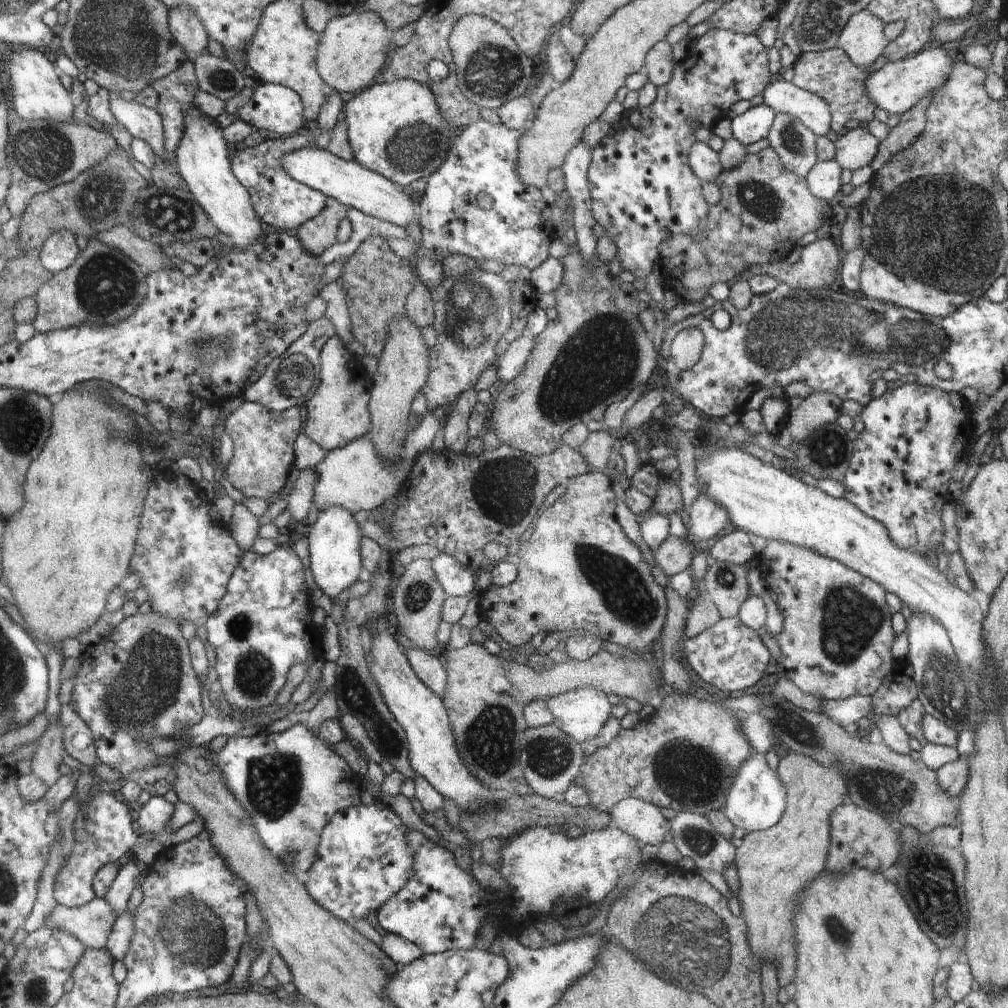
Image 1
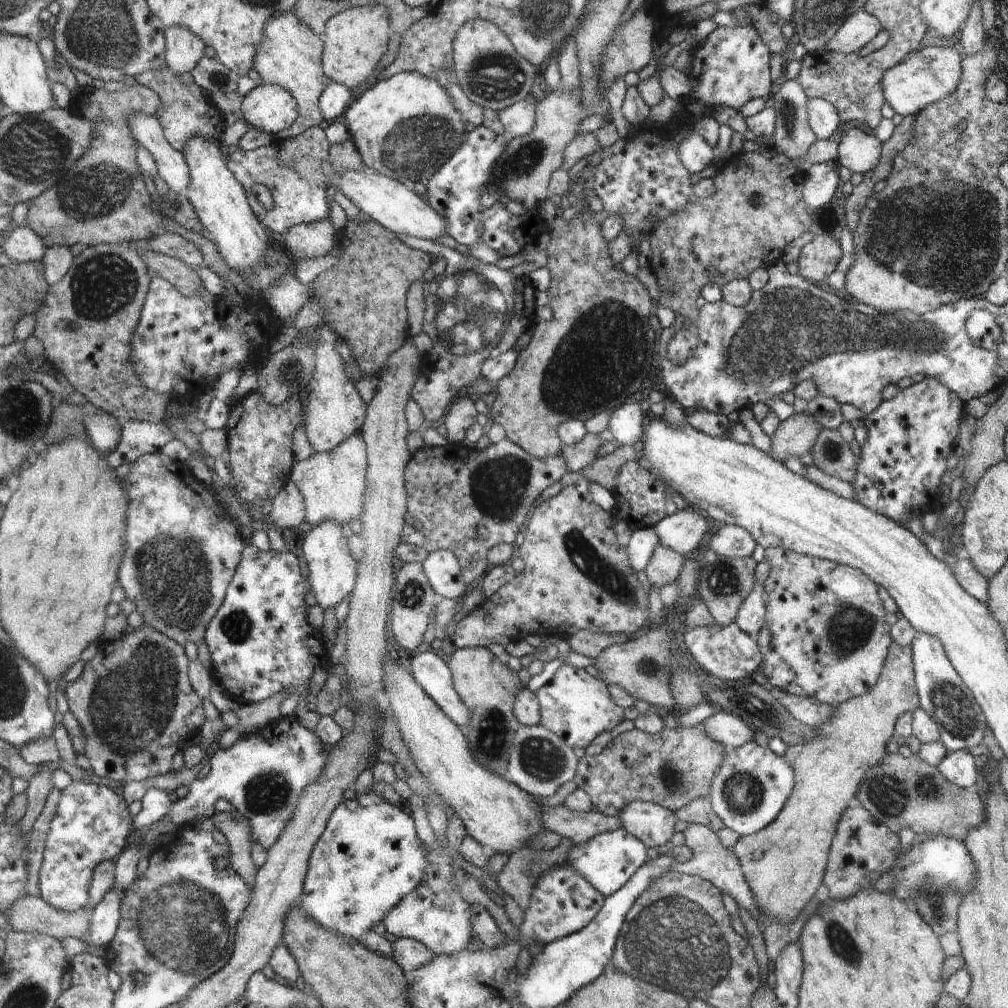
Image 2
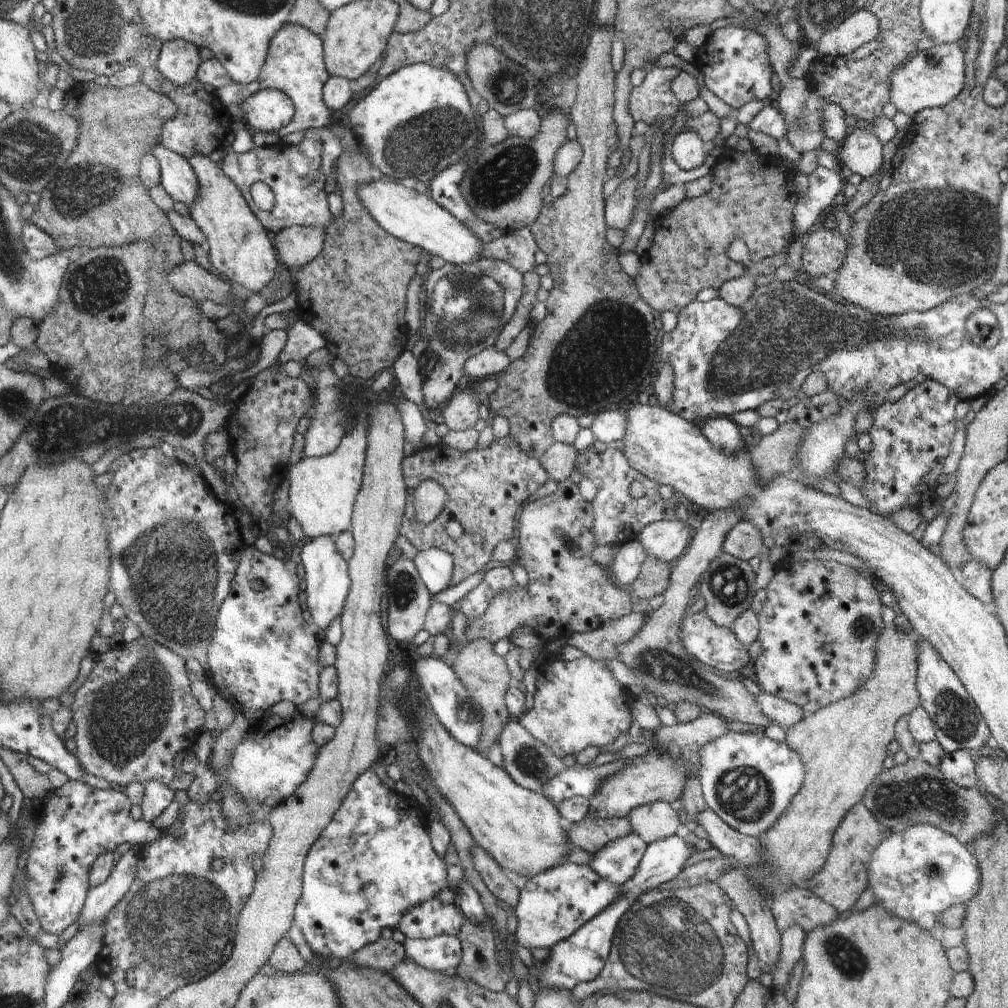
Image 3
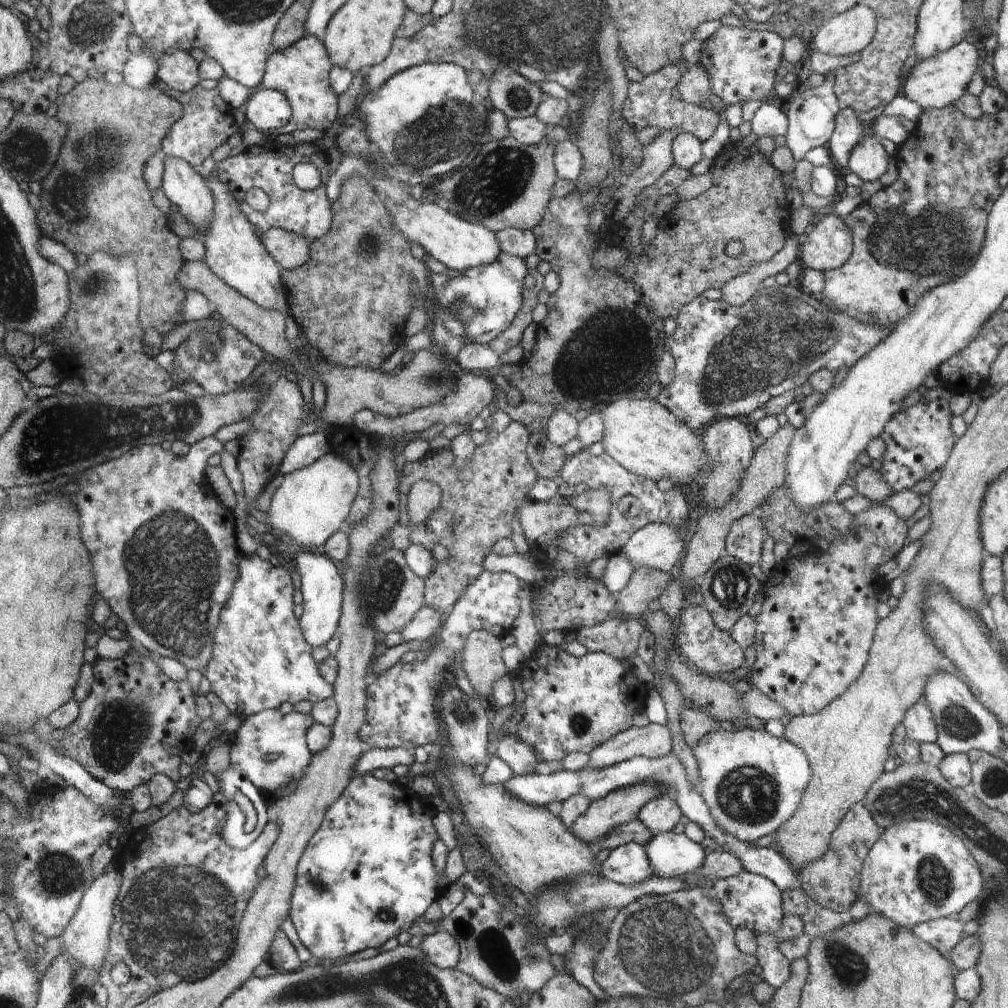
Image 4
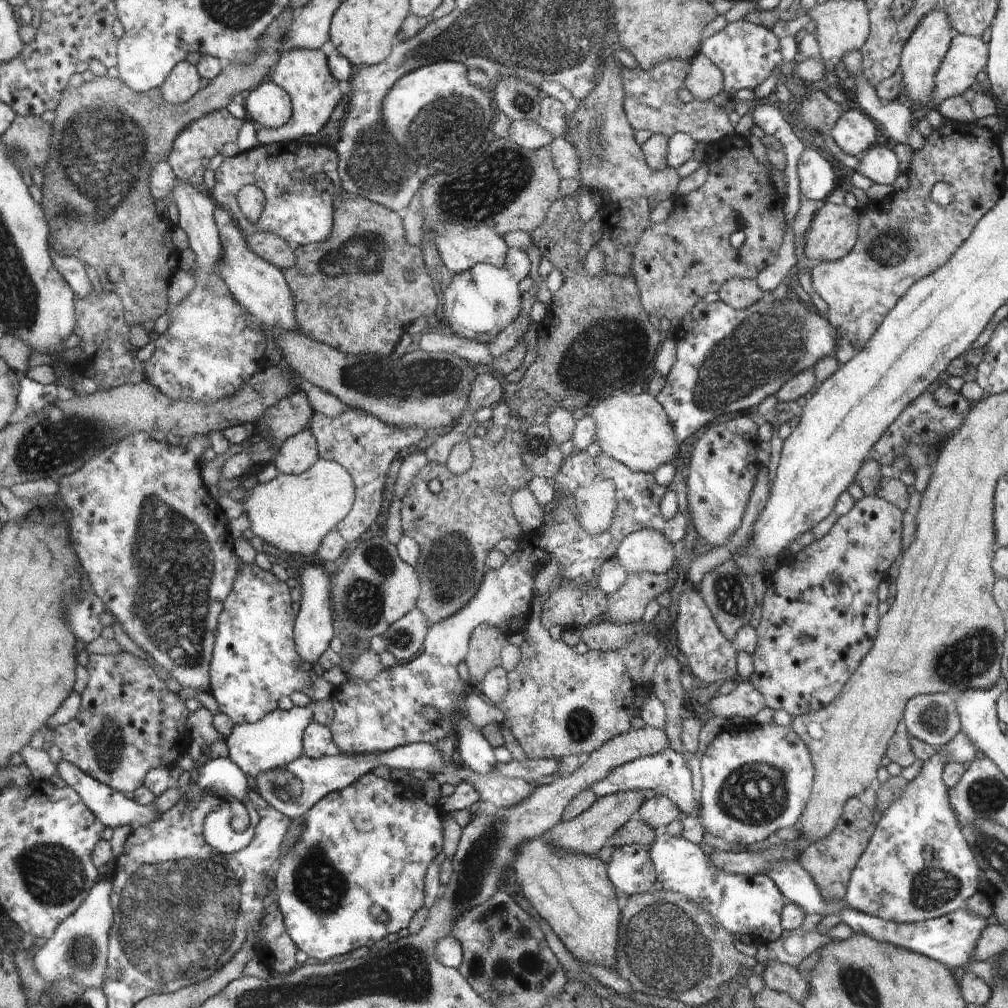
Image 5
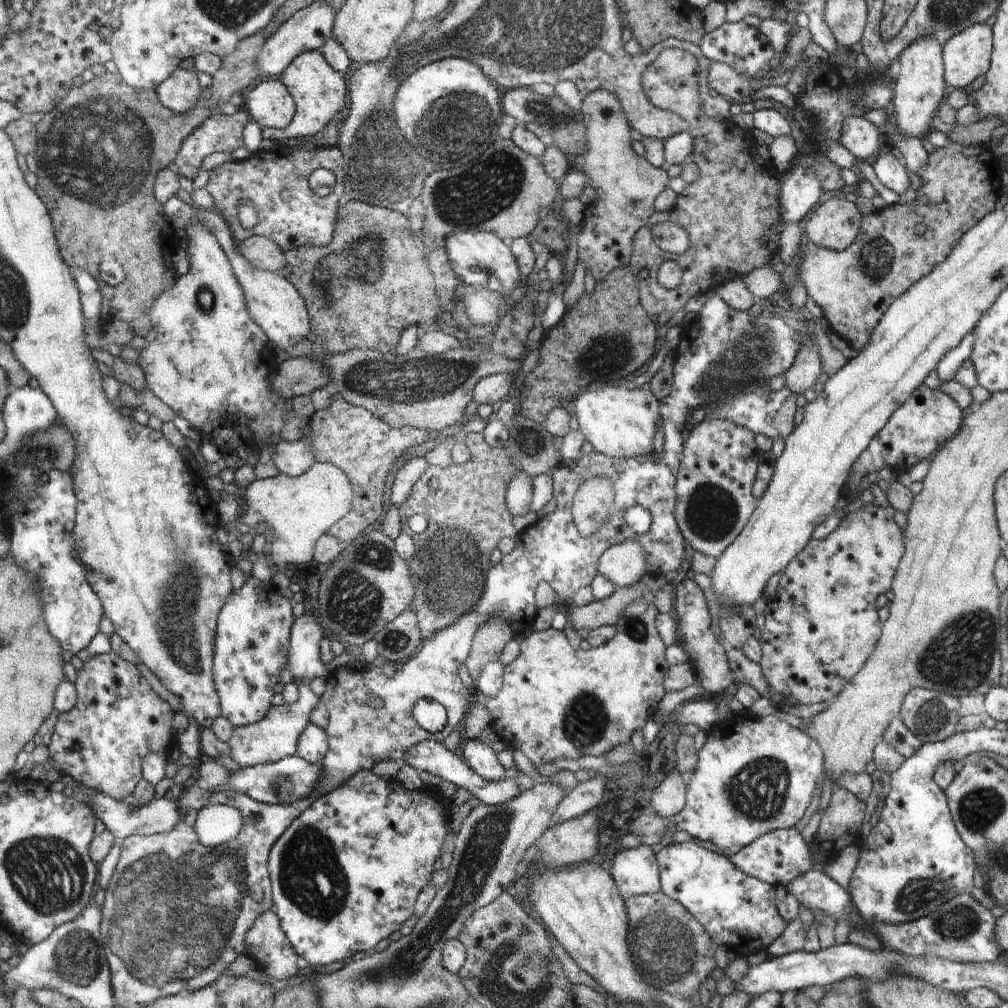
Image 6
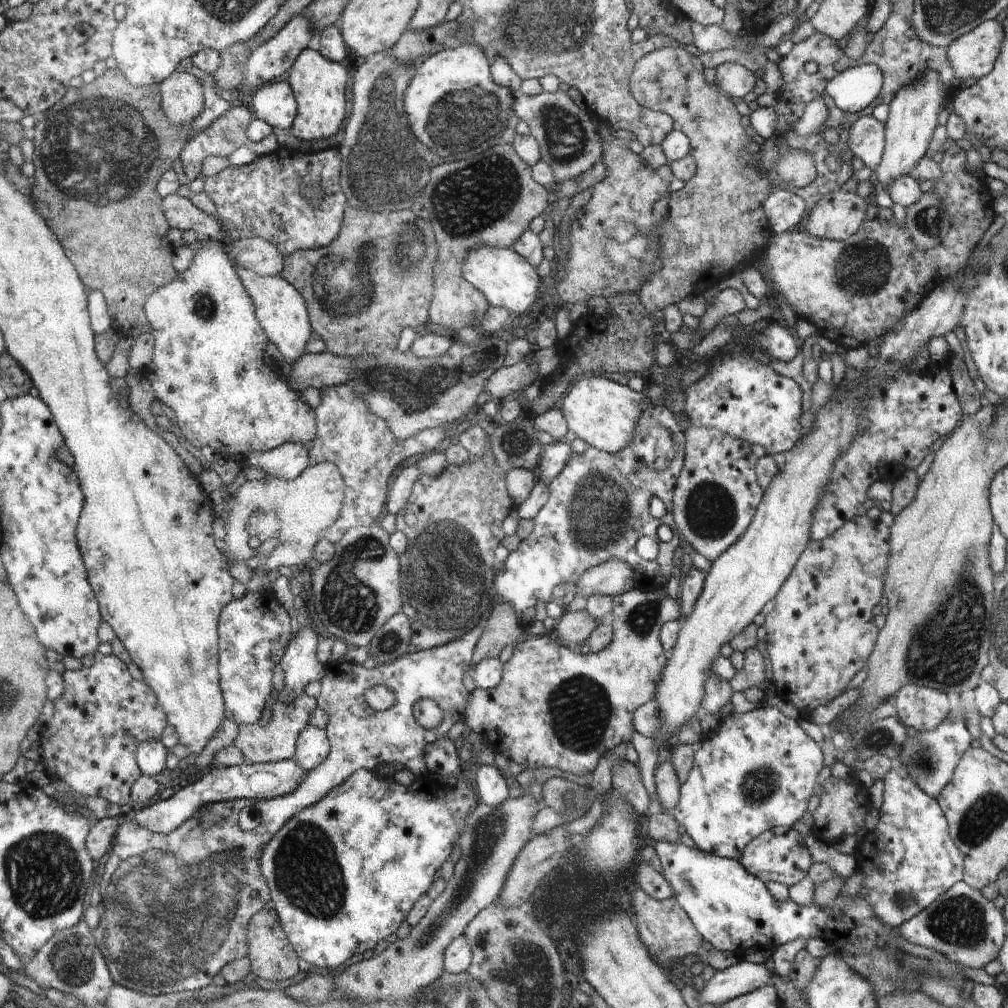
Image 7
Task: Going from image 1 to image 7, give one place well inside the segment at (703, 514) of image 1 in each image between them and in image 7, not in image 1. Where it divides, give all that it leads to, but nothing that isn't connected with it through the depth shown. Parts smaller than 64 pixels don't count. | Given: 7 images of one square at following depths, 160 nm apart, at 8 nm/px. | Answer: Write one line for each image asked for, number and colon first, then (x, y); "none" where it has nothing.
2: (685, 531)
3: (665, 540)
4: (657, 545)
5: (646, 549)
6: (624, 563)
7: (614, 577)

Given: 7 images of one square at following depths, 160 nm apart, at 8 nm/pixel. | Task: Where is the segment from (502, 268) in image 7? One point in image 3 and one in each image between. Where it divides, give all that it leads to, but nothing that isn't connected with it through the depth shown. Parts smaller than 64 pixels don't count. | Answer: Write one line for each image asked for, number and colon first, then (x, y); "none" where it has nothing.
3: (415, 218)
4: (461, 245)
5: (461, 247)
6: (476, 255)

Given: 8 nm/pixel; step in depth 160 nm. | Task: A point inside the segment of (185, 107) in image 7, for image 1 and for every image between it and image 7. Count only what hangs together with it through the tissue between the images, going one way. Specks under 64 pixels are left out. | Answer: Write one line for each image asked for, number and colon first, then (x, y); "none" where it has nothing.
1: (189, 31)
2: (184, 49)
3: (178, 61)
4: (176, 68)
5: (184, 82)
6: (179, 92)

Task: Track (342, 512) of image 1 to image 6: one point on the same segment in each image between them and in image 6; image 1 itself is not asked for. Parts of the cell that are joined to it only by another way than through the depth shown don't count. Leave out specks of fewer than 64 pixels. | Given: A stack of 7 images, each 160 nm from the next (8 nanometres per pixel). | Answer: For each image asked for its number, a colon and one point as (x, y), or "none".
2: (332, 571)
3: (326, 577)
4: (322, 585)
5: (314, 630)
6: (305, 662)

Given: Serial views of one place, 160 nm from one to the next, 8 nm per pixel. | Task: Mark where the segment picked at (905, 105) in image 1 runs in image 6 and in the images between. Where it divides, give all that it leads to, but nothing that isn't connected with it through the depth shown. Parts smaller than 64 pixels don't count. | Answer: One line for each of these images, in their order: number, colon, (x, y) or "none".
2: (933, 73)
3: (933, 77)
4: (938, 80)
5: (967, 56)
6: (968, 54)

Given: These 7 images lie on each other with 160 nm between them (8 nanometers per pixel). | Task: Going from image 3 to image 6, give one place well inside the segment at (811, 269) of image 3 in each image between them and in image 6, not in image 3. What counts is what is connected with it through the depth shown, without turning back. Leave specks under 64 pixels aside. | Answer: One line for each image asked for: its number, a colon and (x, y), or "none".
4: (828, 245)
5: (833, 233)
6: (835, 223)

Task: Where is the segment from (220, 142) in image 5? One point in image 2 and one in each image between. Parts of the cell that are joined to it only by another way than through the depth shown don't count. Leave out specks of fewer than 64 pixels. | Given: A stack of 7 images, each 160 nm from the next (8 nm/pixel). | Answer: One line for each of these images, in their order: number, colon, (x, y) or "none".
2: (186, 110)
3: (202, 123)
4: (207, 121)

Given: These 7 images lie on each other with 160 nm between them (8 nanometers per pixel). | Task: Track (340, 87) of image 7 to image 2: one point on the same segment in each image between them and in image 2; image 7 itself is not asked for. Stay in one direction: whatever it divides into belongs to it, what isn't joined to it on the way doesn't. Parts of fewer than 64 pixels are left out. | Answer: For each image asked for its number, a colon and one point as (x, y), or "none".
2: (289, 54)
3: (295, 65)
4: (301, 71)
5: (304, 73)
6: (319, 90)

